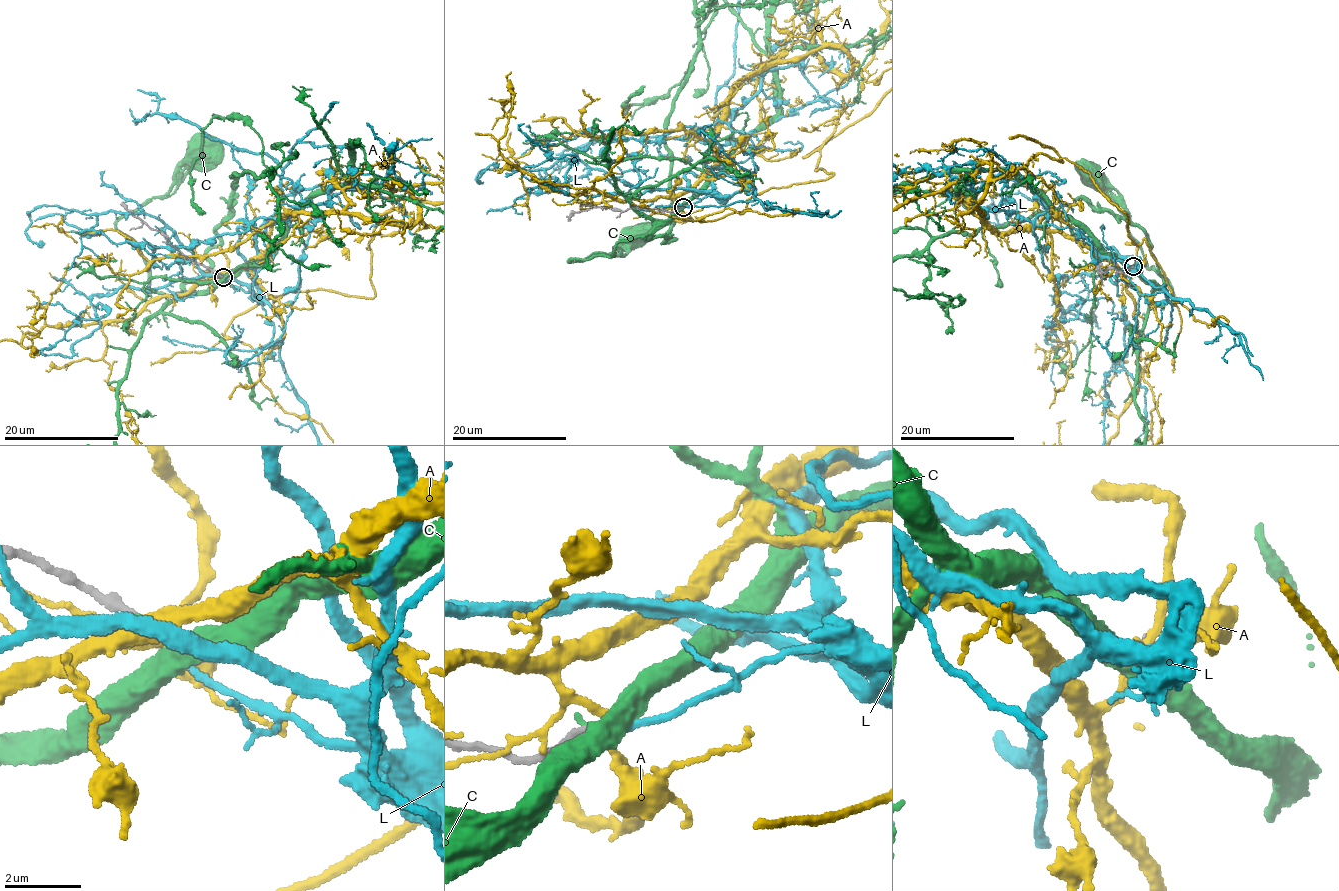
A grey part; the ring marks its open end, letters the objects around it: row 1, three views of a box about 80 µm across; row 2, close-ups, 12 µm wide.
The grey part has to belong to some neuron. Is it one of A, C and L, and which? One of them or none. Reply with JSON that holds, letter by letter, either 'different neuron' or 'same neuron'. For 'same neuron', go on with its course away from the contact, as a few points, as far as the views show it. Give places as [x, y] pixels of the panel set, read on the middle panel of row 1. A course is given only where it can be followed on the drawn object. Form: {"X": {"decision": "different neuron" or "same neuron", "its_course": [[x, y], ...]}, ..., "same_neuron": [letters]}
{"A": {"decision": "different neuron"}, "C": {"decision": "different neuron"}, "L": {"decision": "same neuron"}, "same_neuron": ["L"]}

